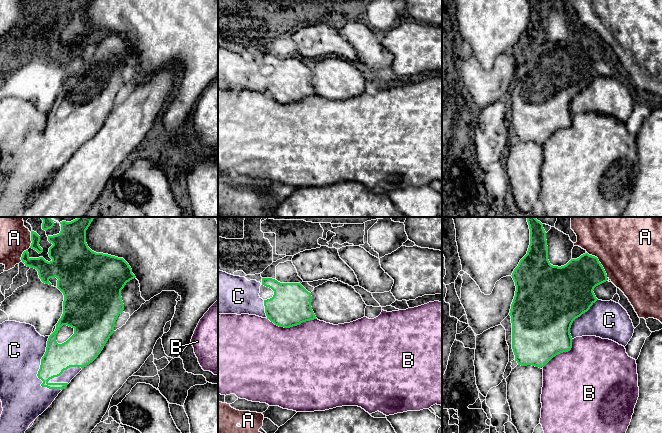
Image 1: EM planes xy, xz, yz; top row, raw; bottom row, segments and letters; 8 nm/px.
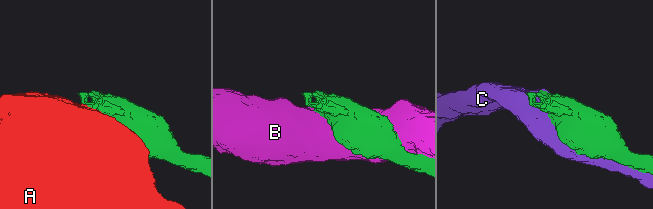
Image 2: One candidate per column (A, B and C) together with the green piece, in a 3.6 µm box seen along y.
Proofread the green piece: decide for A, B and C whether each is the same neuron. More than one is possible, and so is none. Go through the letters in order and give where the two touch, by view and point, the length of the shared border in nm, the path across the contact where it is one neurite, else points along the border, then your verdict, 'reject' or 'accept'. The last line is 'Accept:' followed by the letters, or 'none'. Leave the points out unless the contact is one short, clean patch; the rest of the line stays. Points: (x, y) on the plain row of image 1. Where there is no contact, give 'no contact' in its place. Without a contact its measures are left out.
A: yz (598, 37) | 240 nm | reject
B: xz (291, 102) | 400 nm | reject
C: xy (38, 147) | 460 nm | accept
Accept: C

